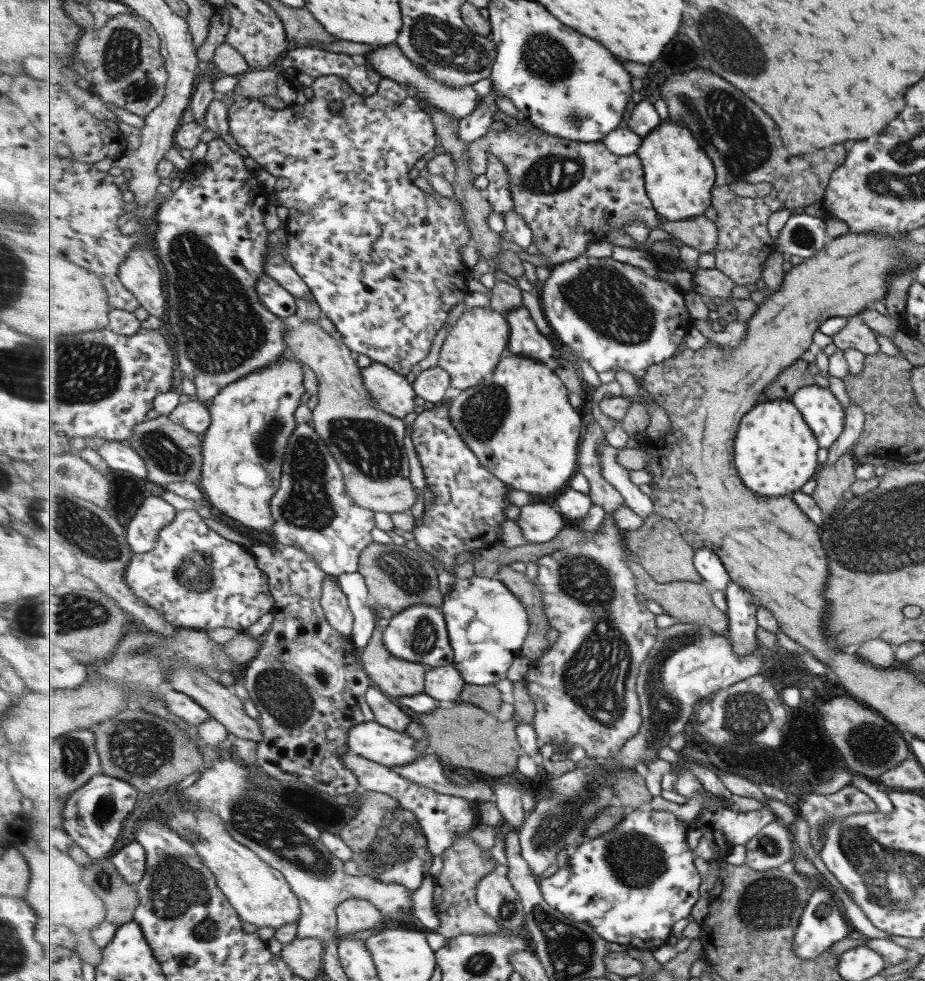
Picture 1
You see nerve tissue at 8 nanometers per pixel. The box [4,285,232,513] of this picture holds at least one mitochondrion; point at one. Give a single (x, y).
(170, 458)

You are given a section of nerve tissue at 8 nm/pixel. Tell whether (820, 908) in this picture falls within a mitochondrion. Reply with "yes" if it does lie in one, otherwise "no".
yes

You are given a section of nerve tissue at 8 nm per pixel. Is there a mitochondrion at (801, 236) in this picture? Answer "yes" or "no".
yes

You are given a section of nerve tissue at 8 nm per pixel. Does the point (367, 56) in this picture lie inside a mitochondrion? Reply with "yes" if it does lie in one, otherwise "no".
no

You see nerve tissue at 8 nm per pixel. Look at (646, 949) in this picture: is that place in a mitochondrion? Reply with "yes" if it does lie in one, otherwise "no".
no

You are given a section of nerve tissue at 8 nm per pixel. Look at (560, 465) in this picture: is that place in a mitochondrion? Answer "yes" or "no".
no

